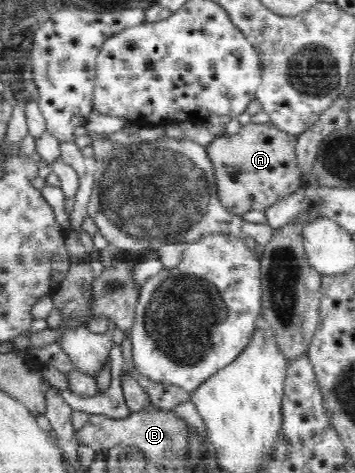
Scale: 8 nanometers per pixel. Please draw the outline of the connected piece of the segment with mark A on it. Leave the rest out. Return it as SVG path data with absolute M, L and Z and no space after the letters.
M270 123L241 126L240 132L230 138L218 138L214 144L208 146L208 156L216 168L217 198L228 212L242 216L246 212L264 212L267 208L286 200L299 190L300 168L295 151L297 136L278 130Z

